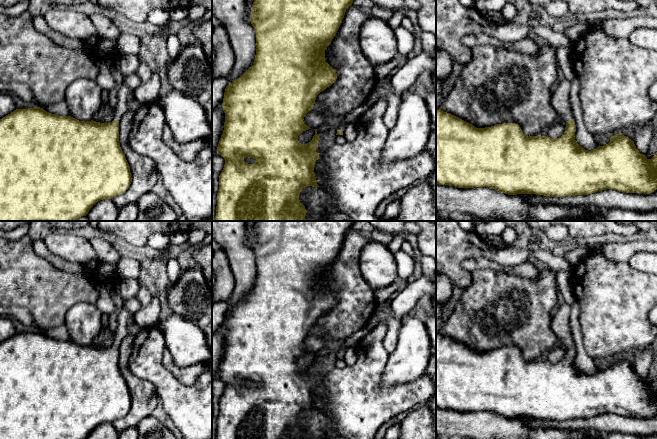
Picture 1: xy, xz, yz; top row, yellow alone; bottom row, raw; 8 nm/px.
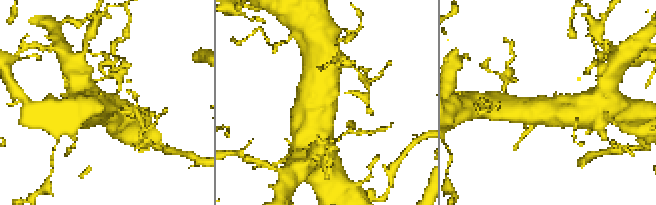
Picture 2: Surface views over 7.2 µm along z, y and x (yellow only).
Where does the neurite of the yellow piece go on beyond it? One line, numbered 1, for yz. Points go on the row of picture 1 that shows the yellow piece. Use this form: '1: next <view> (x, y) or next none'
1: next yz (560, 100)

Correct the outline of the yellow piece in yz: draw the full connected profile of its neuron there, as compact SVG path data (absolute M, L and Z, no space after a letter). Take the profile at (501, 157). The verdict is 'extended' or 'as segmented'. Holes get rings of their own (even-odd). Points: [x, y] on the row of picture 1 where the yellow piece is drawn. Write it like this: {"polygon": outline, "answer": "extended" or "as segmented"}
{"polygon": "M564 78L552 92L552 106L566 124L564 134L555 140L548 135L526 136L515 123L476 128L451 113L436 109L436 184L458 188L489 187L508 195L536 194L549 197L588 195L607 189L626 193L653 193L657 189L657 154L648 159L638 151L633 140L621 133L610 137L608 144L599 145L591 151L577 143L569 99L570 89L571 82Z", "answer": "extended"}

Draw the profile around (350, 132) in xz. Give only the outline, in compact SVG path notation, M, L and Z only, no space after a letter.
M353 122L347 123L343 135L346 139L346 142L351 142L357 137L357 128L356 124Z

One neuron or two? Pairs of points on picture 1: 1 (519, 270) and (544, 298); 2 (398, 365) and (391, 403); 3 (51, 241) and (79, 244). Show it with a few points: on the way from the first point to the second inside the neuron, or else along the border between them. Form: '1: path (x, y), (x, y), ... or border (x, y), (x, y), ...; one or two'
1: border (504, 270), (529, 279), (535, 279), (539, 273); two
2: border (417, 379), (395, 385), (382, 385), (380, 383); two
3: path (58, 242), (61, 244), (72, 244); one

